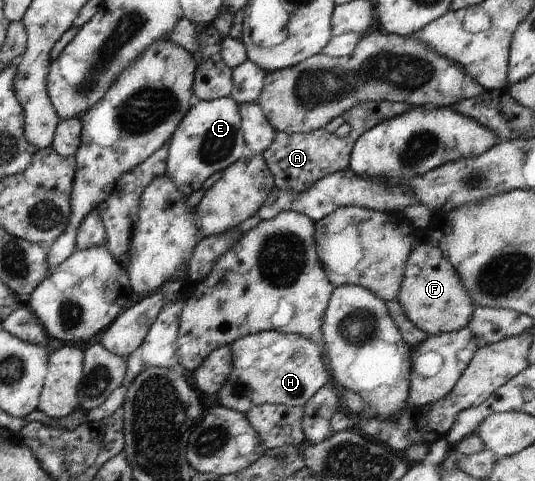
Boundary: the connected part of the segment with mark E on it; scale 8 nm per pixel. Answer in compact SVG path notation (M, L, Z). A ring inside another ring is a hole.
M231 96L200 100L193 104L182 118L169 143L165 176L174 181L174 185L184 197L190 197L210 175L224 171L249 153L241 128L238 104Z

